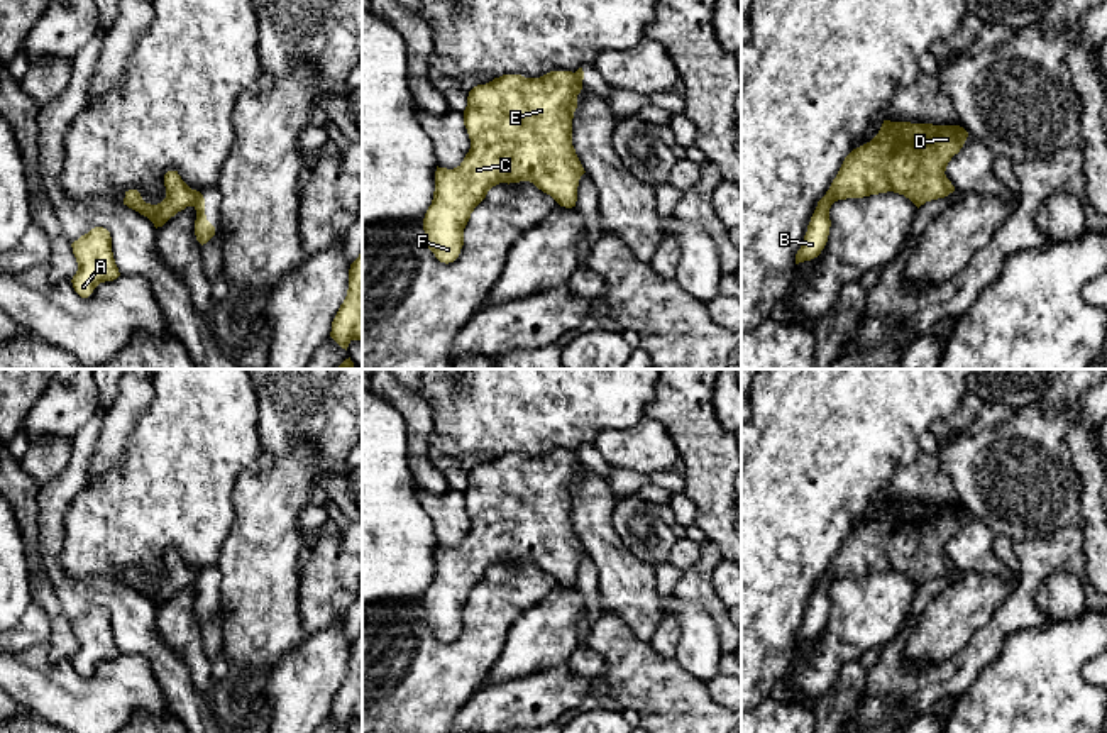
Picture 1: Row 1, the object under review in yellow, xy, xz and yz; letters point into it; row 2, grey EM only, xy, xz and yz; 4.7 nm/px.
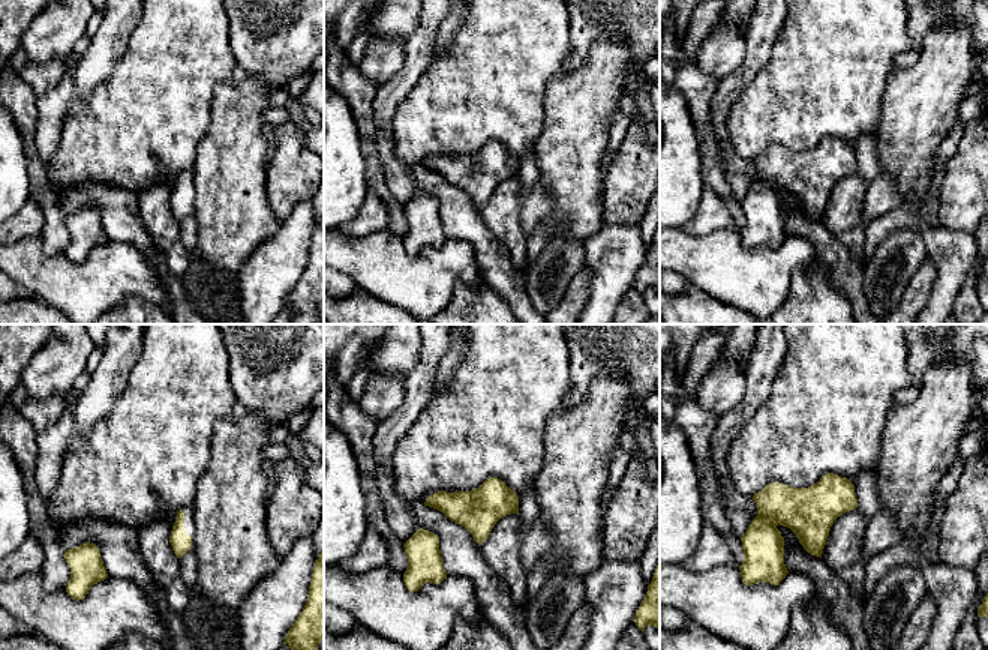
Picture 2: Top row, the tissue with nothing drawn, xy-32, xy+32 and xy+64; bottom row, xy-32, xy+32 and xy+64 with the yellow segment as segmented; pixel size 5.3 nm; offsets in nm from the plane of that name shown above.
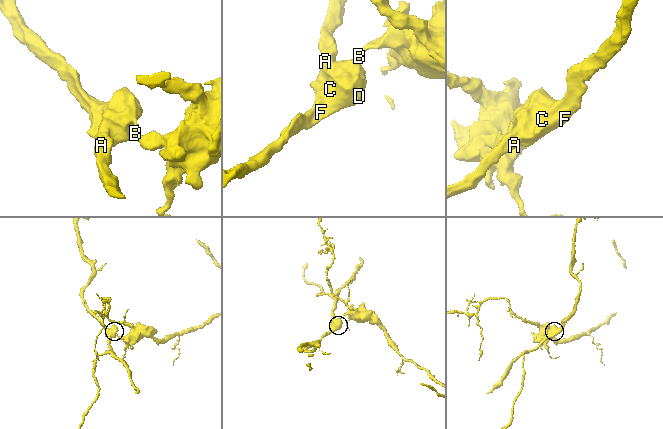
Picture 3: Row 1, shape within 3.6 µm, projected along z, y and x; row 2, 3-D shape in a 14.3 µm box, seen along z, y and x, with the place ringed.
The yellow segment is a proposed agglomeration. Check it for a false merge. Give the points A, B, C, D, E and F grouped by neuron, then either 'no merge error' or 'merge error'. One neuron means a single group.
groups A C D E F / B; merge error

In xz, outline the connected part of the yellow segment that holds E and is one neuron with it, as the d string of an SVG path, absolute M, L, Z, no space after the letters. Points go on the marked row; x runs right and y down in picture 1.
M572 71L540 78L503 74L469 91L464 125L471 149L454 168L435 171L425 240L440 262L454 262L474 208L499 183L530 181L572 208L586 173L572 146L572 118L582 83Z

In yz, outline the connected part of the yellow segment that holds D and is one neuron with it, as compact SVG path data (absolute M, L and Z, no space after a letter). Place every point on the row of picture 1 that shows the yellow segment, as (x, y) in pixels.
M884 120L870 142L845 157L824 196L834 203L894 191L917 208L945 198L955 191L946 166L967 137L960 125Z

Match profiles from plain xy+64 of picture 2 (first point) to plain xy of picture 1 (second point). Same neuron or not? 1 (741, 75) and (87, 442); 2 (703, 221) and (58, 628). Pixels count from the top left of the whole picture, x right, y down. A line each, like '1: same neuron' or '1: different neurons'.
1: same neuron
2: different neurons

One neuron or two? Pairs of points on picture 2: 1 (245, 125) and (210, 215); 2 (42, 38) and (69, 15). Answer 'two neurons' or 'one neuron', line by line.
1: one neuron
2: one neuron

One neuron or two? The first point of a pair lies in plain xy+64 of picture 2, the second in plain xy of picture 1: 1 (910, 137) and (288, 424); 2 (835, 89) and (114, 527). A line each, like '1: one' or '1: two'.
1: two
2: one

